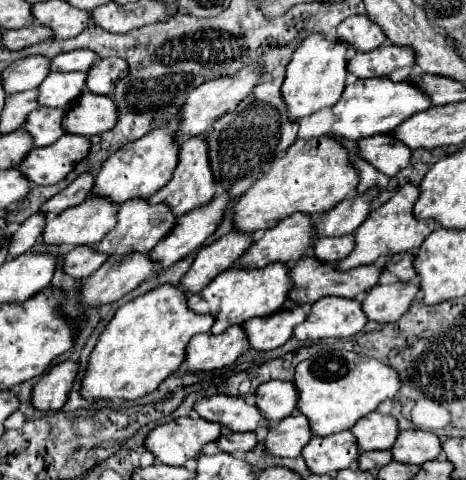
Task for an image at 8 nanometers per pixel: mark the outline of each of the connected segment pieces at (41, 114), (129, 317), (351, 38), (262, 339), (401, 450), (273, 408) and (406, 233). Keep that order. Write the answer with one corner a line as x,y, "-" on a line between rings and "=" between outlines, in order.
38,108
28,116
28,124
24,124
24,130
32,134
34,146
50,146
54,144
62,134
62,118
66,116
66,110
62,108
=
164,284
148,294
130,300
106,324
90,352
84,378
80,382
80,396
88,402
96,400
136,400
158,388
182,362
184,344
194,334
210,332
212,316
194,314
186,304
186,294
178,286
=
350,16
344,22
340,22
336,38
342,44
354,48
356,52
370,52
372,48
378,48
386,40
384,32
380,32
380,26
370,24
368,16
=
296,306
292,310
274,312
272,316
260,316
256,320
248,320
248,324
242,324
242,330
252,350
266,352
290,340
292,330
304,320
306,310
302,306
=
404,430
392,446
394,460
404,464
424,464
428,460
436,460
440,452
440,438
424,430
=
268,380
258,386
256,404
272,424
278,424
298,408
298,390
294,382
=
402,186
388,202
384,202
376,212
372,212
360,228
354,232
354,250
336,262
336,270
346,272
356,266
372,264
378,256
390,256
398,252
414,252
426,240
426,236
436,228
434,220
416,220
412,214
412,206
418,200
416,186

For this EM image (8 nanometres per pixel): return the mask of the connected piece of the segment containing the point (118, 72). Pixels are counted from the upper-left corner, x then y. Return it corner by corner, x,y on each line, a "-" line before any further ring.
102,58
88,70
88,88
94,94
110,96
120,78
128,74
128,64
122,58

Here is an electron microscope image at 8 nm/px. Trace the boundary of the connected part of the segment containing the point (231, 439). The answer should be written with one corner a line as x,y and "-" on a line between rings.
224,432
224,436
220,436
220,442
216,442
220,446
222,452
228,452
228,454
236,454
236,456
242,456
250,450
256,448
258,440
256,440
256,434
254,432
244,432
244,434
236,434
236,432

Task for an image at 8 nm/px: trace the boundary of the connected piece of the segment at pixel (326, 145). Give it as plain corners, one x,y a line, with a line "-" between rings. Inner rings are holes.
330,136
296,140
282,158
278,158
270,172
258,178
246,194
242,194
232,206
232,224
234,232
254,234
276,226
286,216
294,212
302,214
320,214
334,208
344,200
358,184
358,172
348,164
346,150

